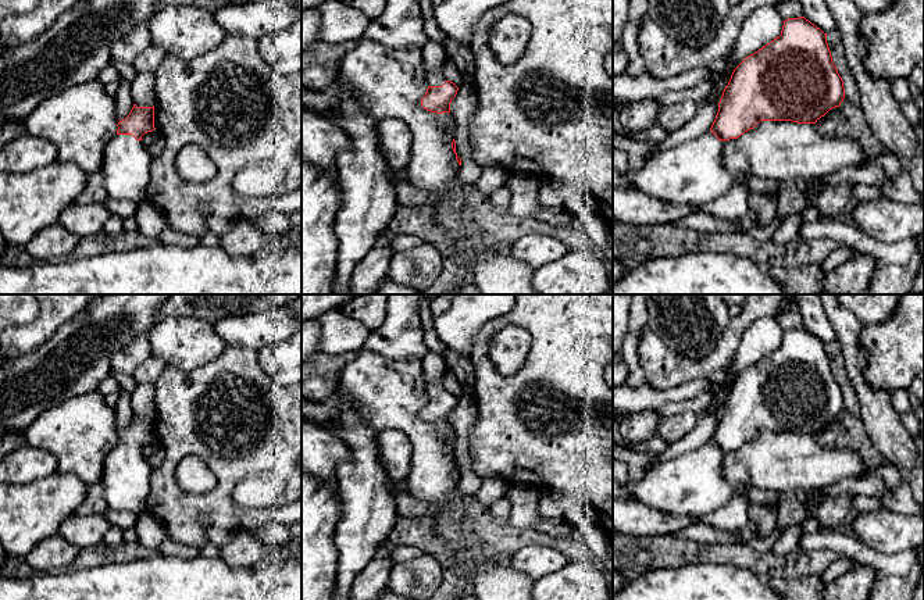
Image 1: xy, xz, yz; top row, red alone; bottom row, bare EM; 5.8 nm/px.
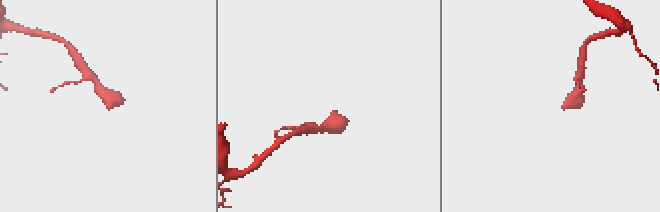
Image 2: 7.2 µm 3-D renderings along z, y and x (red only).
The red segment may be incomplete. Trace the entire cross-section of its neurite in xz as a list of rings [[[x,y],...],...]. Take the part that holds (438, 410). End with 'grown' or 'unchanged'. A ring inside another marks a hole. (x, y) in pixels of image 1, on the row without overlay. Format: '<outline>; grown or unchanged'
[[[443,378],[425,385],[428,400],[421,410],[421,417],[431,424],[450,424],[450,414],[456,408],[459,399],[450,393],[443,383]]]; grown

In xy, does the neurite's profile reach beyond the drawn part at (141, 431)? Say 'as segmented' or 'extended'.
extended

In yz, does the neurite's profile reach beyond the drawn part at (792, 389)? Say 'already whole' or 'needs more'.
needs more

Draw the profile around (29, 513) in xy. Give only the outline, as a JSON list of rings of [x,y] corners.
[[[24,444],[0,460],[0,543],[13,558],[24,558],[40,540],[58,532],[61,522],[83,503],[88,486],[74,474],[60,472],[57,458]]]

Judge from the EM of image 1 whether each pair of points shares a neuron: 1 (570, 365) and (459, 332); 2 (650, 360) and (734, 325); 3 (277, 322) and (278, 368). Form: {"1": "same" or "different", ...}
{"1": "different", "2": "same", "3": "different"}

